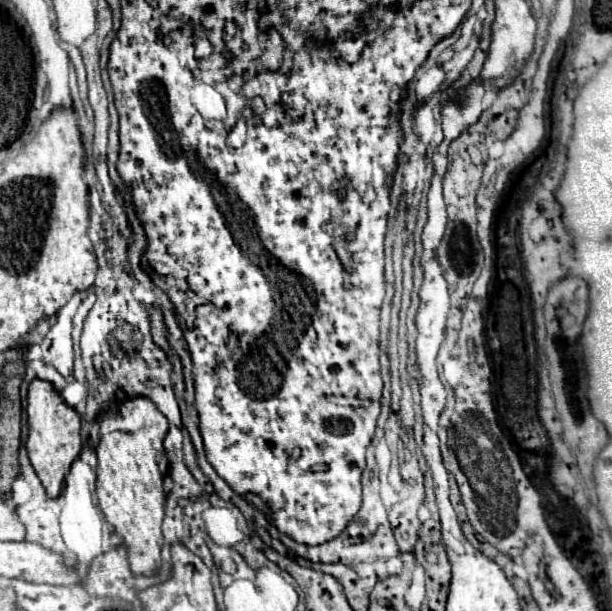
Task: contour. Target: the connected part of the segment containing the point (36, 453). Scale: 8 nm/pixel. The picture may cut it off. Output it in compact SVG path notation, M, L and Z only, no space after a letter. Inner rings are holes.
M32 379L28 387L28 425L30 425L30 435L28 435L28 457L30 463L40 477L48 497L58 497L66 471L72 465L72 461L78 457L82 449L80 441L80 415L66 405L66 401L60 397L60 393L54 389L50 381L44 379Z

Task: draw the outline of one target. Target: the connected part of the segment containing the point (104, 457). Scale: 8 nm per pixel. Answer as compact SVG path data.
M118 401L112 405L100 419L100 445L96 447L98 455L98 481L96 481L96 493L100 501L100 509L106 515L106 521L114 527L114 533L122 539L128 551L128 563L130 571L134 575L154 575L158 573L162 559L162 519L164 519L164 489L162 489L162 473L160 473L160 459L164 455L162 441L168 433L168 419L156 409L152 401Z

